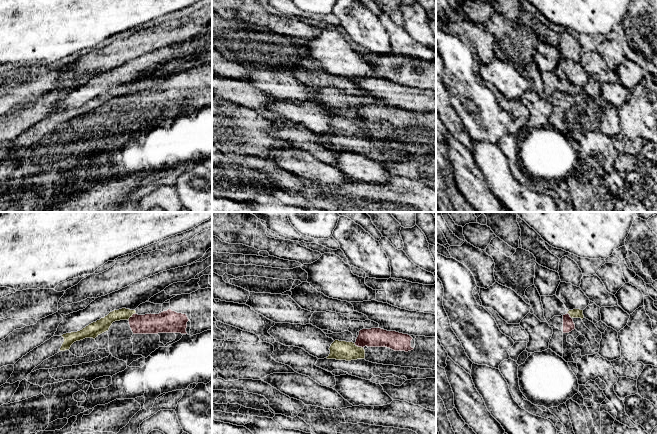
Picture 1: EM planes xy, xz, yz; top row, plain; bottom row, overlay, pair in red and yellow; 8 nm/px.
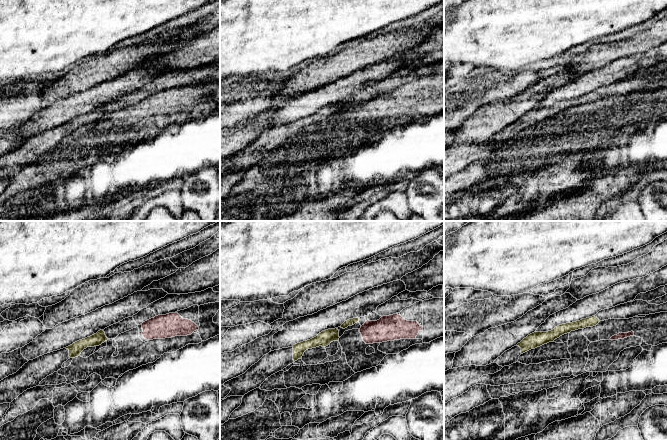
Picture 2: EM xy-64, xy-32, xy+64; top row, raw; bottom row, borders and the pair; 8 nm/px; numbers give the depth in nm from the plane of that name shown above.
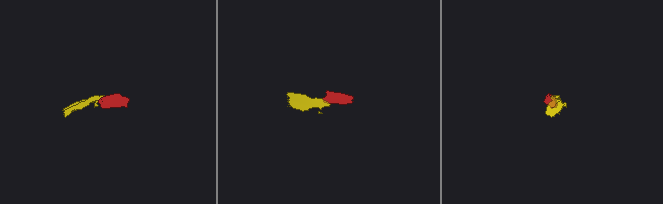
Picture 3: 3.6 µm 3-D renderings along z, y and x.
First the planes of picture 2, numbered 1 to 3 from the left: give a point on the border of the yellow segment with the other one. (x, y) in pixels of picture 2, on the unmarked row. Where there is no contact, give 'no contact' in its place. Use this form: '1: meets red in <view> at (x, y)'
1: no contact
2: no contact
3: no contact

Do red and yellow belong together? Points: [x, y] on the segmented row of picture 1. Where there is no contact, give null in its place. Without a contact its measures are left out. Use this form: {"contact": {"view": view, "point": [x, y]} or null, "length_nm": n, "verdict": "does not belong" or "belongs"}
{"contact": {"view": "xy", "point": [132, 316]}, "length_nm": 90, "verdict": "does not belong"}

